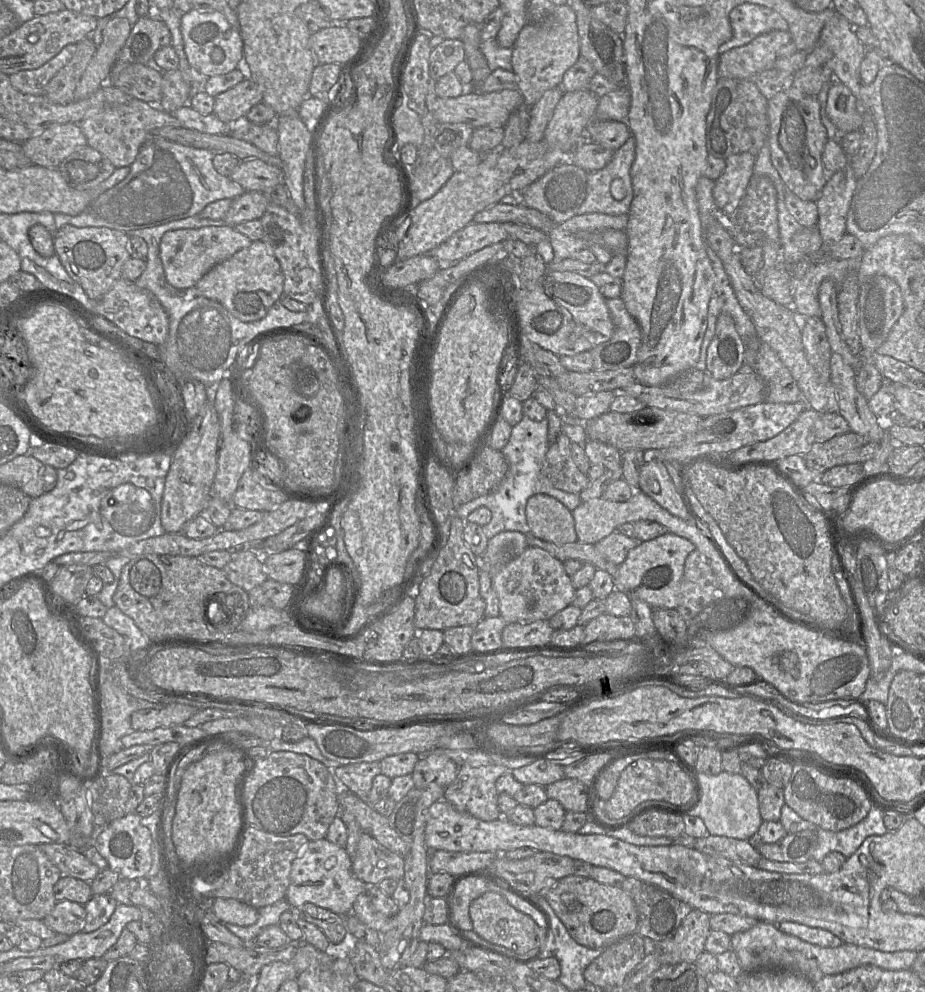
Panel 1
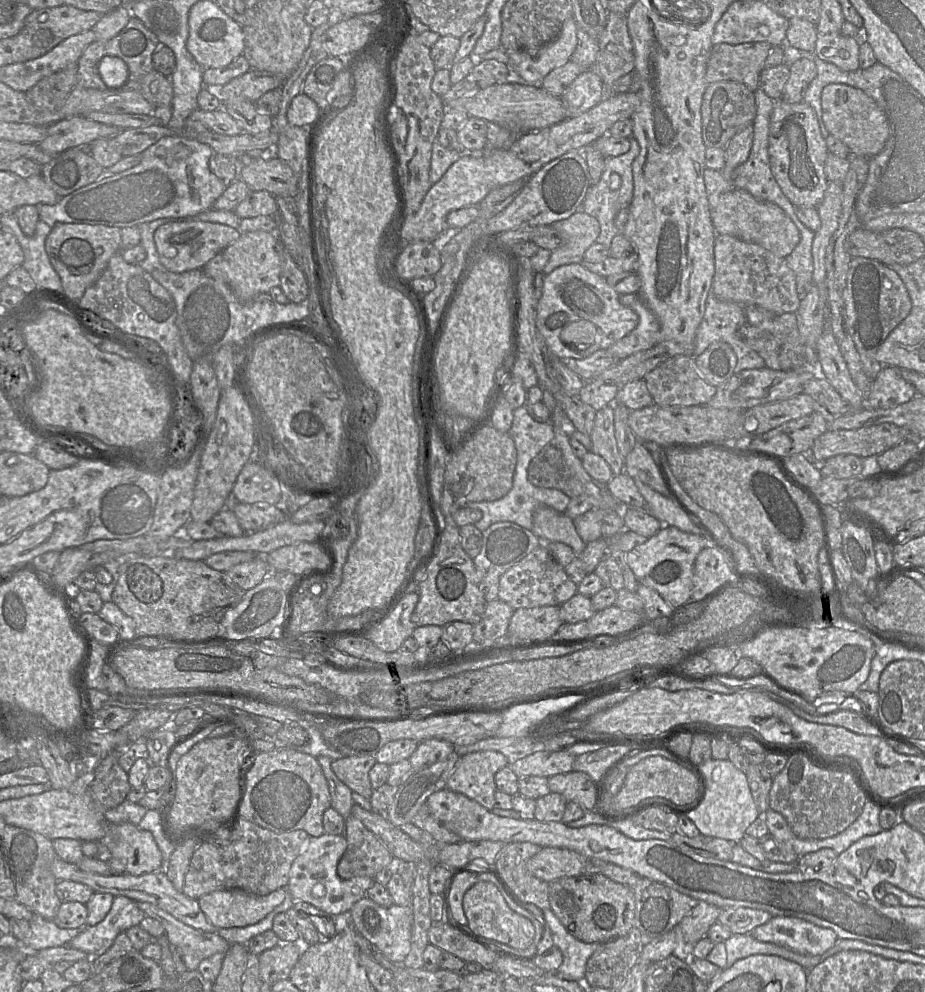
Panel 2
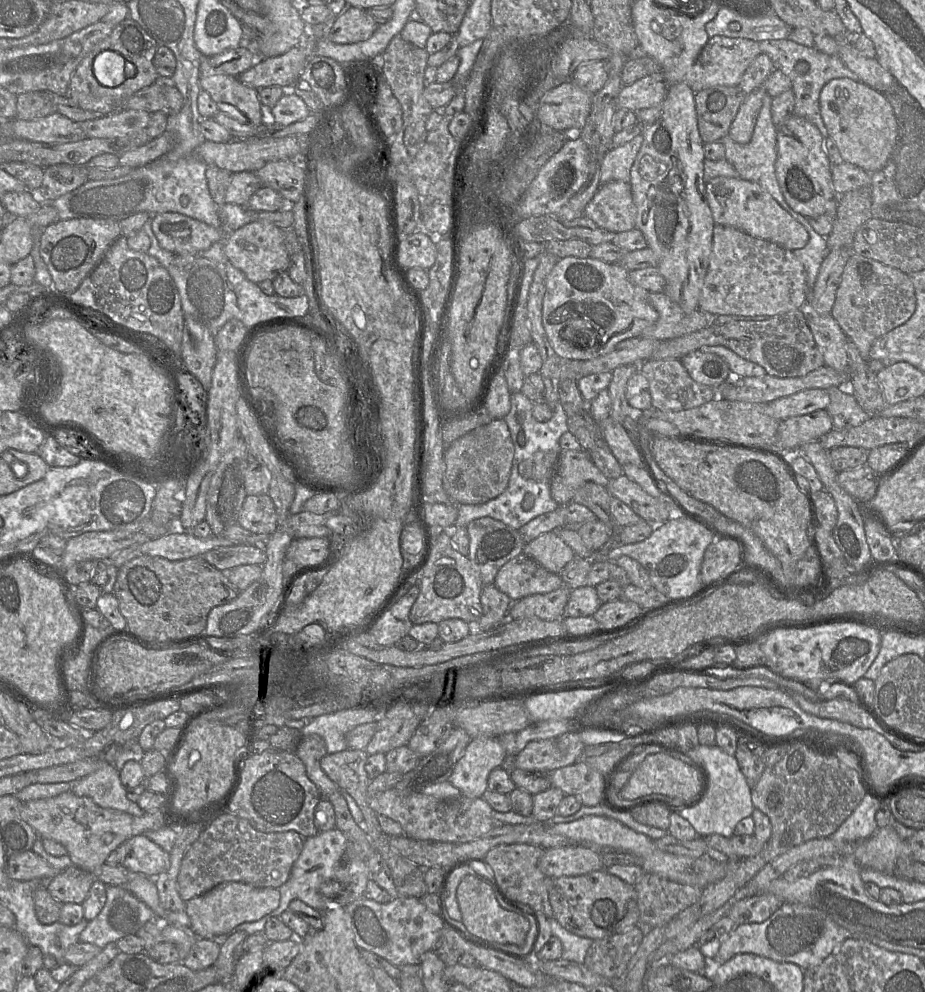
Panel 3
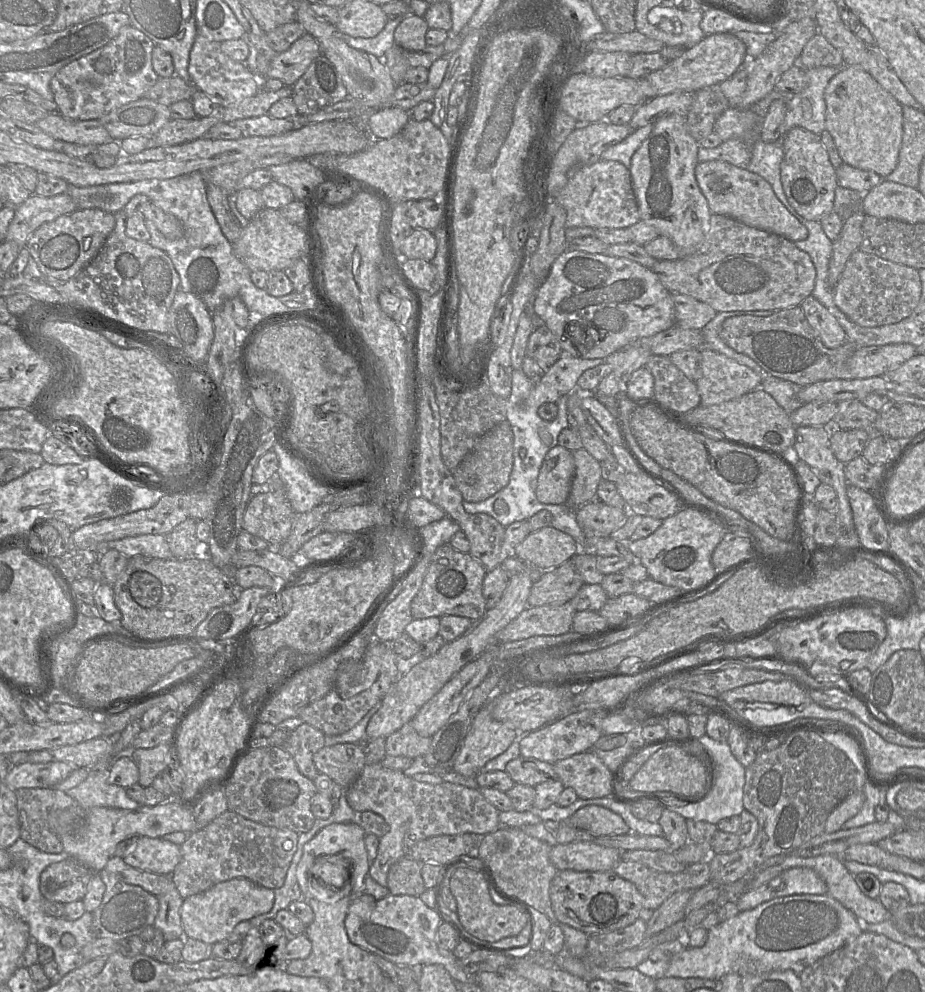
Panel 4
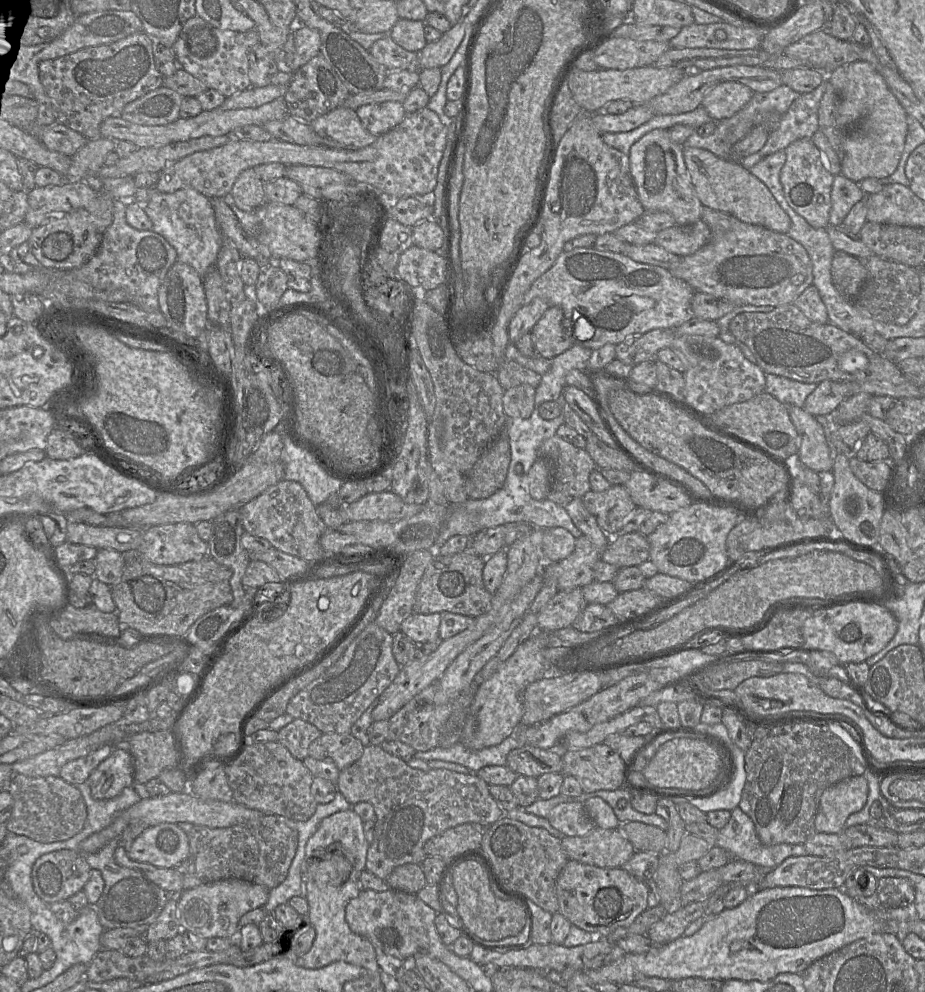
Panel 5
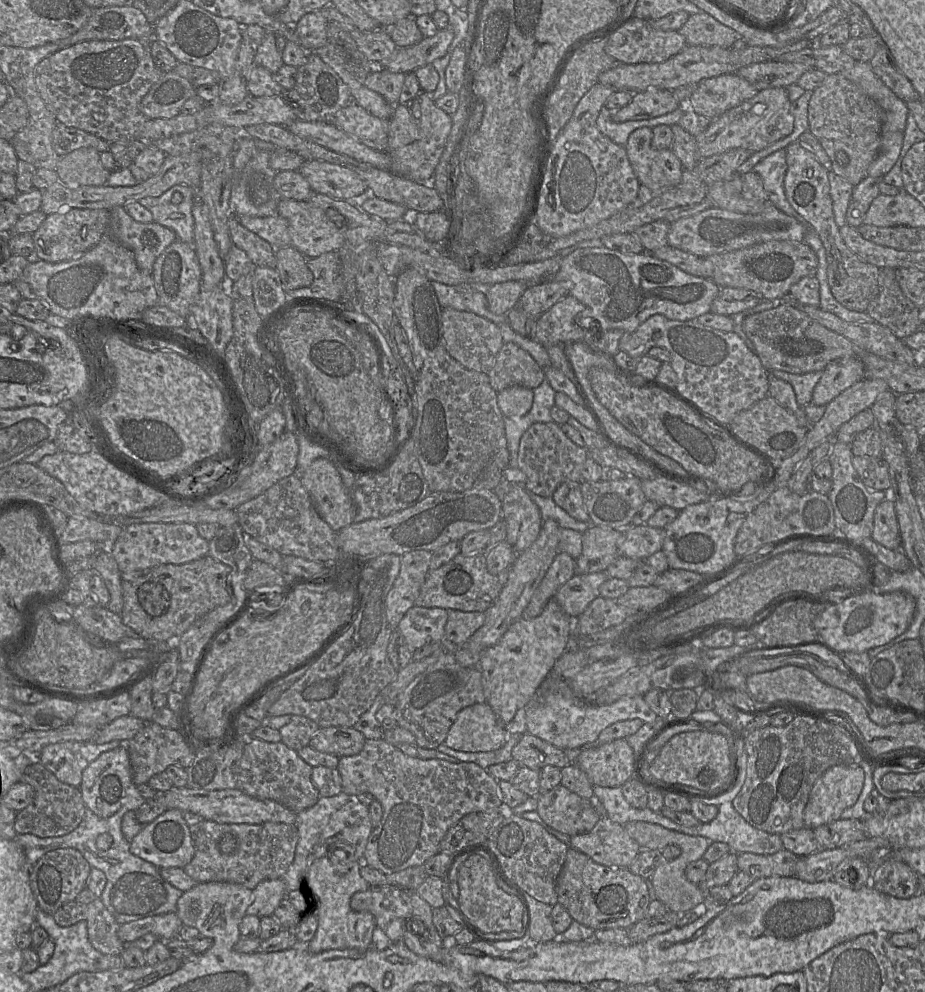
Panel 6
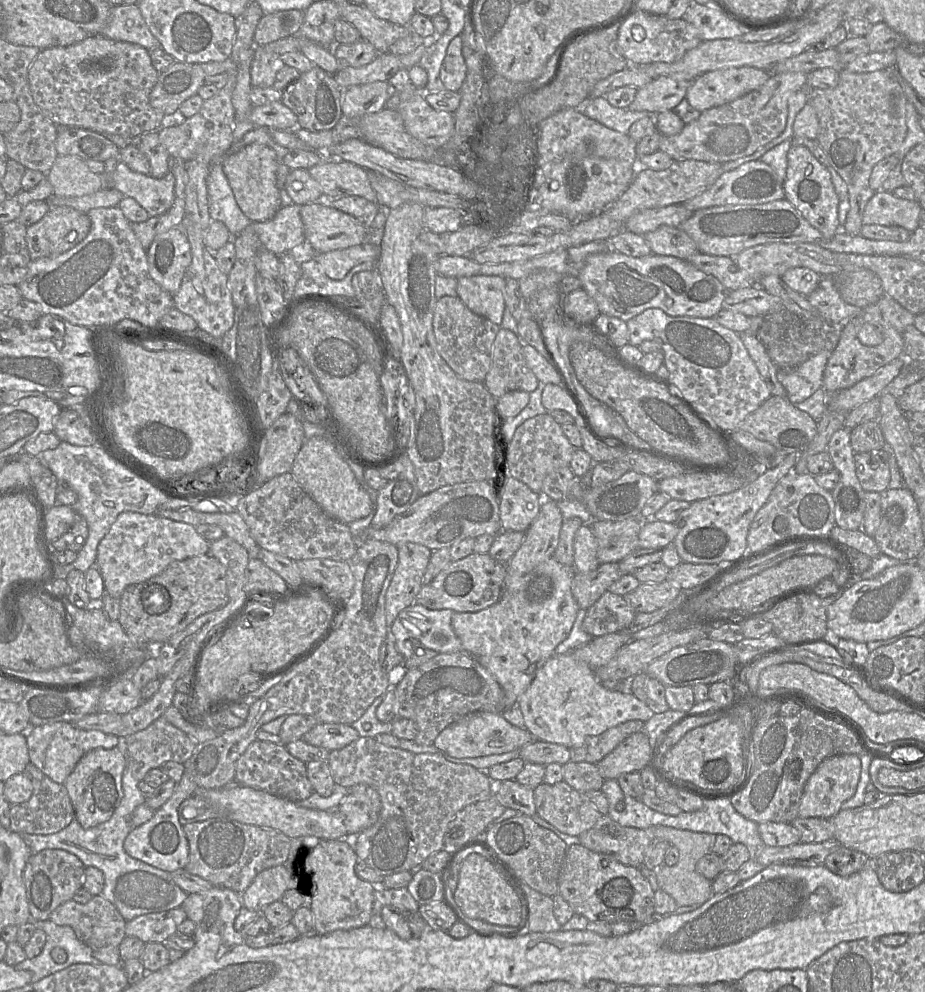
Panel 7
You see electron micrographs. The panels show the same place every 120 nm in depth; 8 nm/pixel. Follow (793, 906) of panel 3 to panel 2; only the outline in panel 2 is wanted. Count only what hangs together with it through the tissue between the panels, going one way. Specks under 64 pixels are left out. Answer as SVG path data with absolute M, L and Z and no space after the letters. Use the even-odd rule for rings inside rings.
M772 916L765 924L754 928L750 934L758 941L786 947L802 955L821 955L838 940L830 928L813 924L804 919Z

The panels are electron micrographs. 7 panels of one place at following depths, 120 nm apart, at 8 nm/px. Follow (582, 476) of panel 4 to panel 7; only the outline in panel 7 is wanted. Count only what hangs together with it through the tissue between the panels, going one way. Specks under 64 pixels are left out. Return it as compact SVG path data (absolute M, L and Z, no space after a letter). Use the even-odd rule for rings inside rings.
M548 413L527 419L516 429L507 446L505 475L526 484L533 492L541 493L543 480L552 471L569 466L574 448L559 425Z

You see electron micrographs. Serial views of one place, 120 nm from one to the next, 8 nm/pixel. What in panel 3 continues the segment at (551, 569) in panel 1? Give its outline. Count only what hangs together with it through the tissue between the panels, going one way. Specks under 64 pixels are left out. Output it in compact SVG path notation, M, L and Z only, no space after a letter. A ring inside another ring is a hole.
M521 553L499 569L494 585L512 601L517 601L529 595L556 590L563 585L563 581L559 573L547 570Z

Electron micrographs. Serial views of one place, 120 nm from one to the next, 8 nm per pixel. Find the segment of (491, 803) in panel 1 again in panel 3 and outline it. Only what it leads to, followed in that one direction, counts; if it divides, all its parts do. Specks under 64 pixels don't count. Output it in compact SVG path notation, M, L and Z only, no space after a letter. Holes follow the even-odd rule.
M478 736L471 738L464 754L456 763L448 781L458 788L463 796L482 797L487 790L488 777L492 770L501 767L507 753L497 736Z

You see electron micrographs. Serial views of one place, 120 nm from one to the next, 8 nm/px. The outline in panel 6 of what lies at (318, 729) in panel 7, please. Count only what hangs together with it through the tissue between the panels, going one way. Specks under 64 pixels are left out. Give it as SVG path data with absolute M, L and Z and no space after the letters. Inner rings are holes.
M330 726L320 727L311 738L309 746L340 758L359 754L365 741L364 736L353 727Z

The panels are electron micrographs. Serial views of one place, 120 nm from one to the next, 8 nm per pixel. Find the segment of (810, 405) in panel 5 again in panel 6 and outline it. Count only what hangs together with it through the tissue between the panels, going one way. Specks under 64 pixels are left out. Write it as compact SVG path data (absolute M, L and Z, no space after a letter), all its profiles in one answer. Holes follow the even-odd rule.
M842 357L831 361L816 384L812 403L826 406L835 397L865 377L864 364L859 357Z

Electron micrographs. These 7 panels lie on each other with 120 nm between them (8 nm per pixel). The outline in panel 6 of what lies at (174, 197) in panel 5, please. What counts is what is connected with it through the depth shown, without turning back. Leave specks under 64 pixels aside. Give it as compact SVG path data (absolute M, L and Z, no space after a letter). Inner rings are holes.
M174 185L158 197L146 197L137 201L152 215L152 222L174 231L178 240L187 244L194 241L194 218L192 207L197 190L187 185ZM175 193L182 195L179 204L172 204Z

